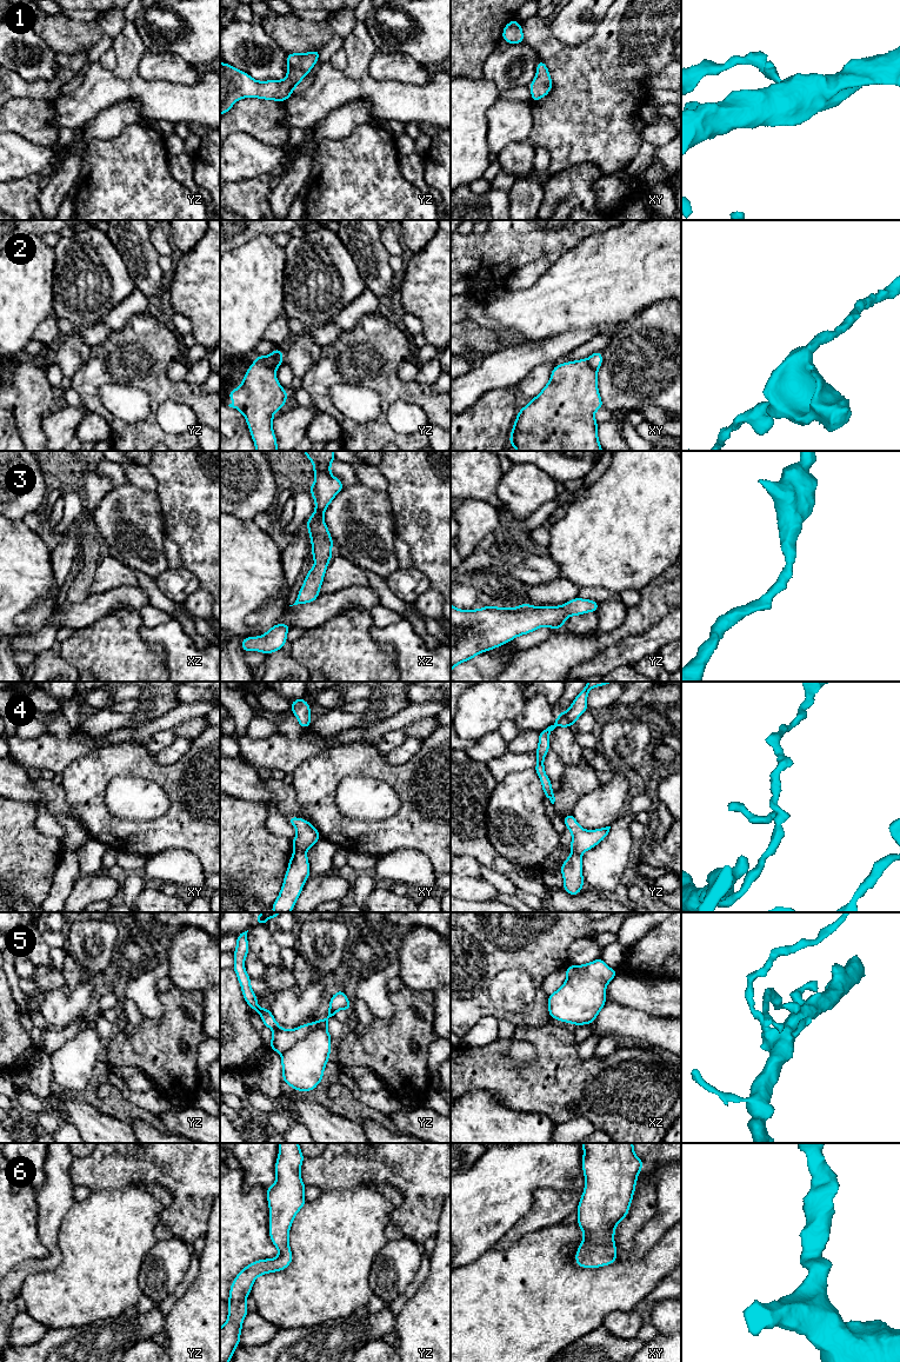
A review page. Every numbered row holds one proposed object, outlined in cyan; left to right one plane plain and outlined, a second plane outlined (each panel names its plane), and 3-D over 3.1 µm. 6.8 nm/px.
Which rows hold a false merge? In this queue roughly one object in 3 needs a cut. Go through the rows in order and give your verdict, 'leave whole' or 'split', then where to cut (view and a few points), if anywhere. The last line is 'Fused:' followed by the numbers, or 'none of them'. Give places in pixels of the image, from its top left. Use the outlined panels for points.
1: leave whole; no cut
2: split; cut in yz along (257, 359), (274, 370)
3: leave whole; no cut
4: split; cut in xy along (294, 850), (305, 852)
5: split; cut in yz along (312, 1023), (312, 1029), (281, 1054)
6: leave whole; no cut
Fused: 2, 4, 5

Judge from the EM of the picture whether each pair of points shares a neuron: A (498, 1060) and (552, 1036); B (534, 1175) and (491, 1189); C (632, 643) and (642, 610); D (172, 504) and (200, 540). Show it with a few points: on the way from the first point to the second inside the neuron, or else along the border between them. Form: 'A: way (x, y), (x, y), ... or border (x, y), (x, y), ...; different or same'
A: way (506, 1044), (518, 1036), (537, 1036); same
B: way (524, 1175), (510, 1175), (501, 1183); same
C: border (658, 620), (646, 631), (626, 636), (608, 645); different
D: way (181, 513), (199, 531); same

